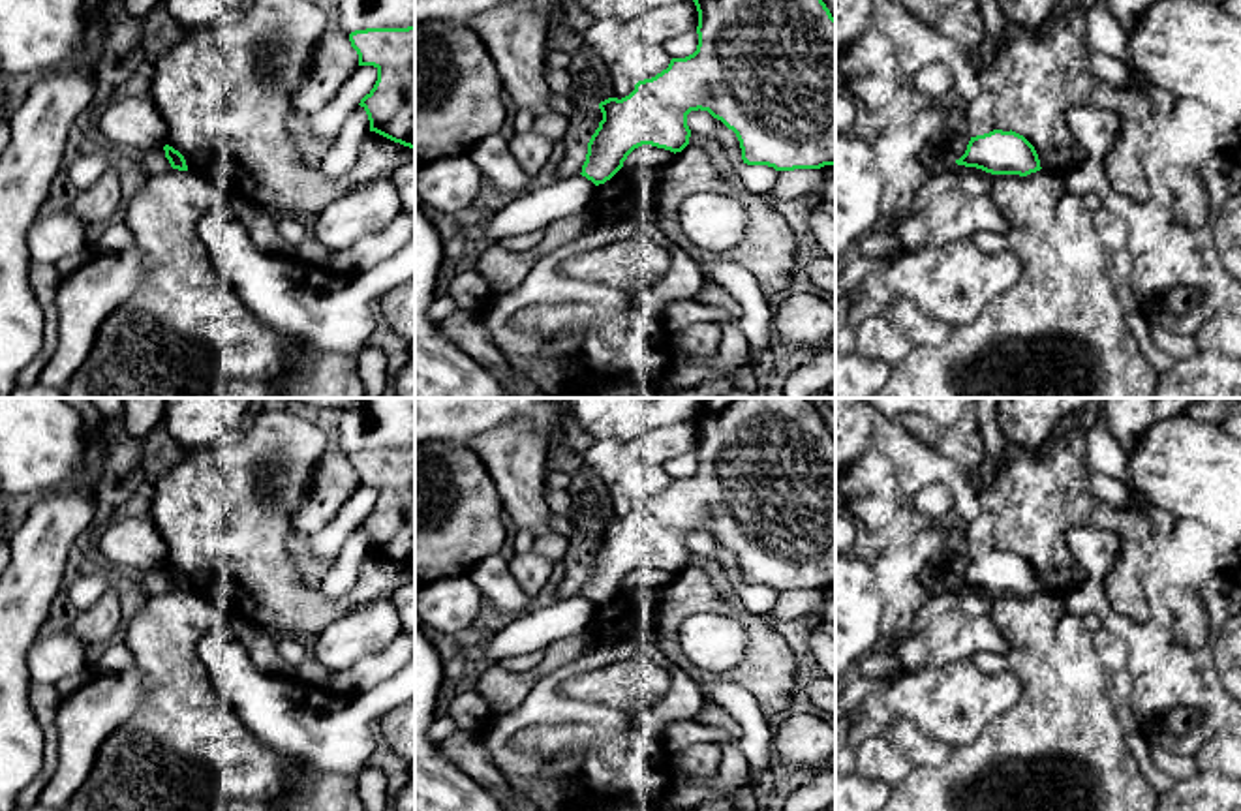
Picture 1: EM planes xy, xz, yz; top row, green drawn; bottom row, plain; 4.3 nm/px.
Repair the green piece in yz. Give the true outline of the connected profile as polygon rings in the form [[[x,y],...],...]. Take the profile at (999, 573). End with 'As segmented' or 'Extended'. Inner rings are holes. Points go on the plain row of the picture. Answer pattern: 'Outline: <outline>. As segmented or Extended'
Outline: [[[993,550],[971,558],[965,574],[956,580],[958,586],[976,588],[991,595],[1027,597],[1040,591],[1040,580],[1034,567],[1016,552]]]. As segmented

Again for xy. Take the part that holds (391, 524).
Outline: [[[415,445],[355,451],[349,462],[359,486],[377,490],[374,509],[359,524],[370,552],[415,569]]]. As segmented

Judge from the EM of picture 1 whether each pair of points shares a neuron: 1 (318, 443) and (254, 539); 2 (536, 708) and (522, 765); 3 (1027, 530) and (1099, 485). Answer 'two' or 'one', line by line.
1: one
2: one
3: two

